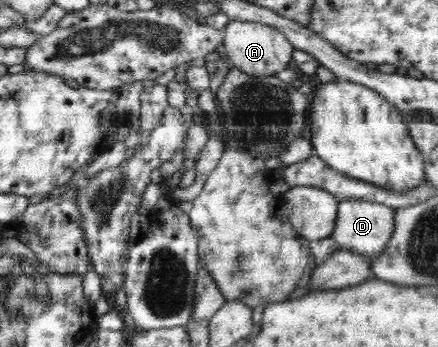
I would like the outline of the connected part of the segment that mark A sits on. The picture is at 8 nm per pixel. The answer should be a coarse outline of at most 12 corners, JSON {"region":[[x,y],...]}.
{"region":[[231,20],[227,59],[242,73],[274,76],[293,46],[279,28]]}

